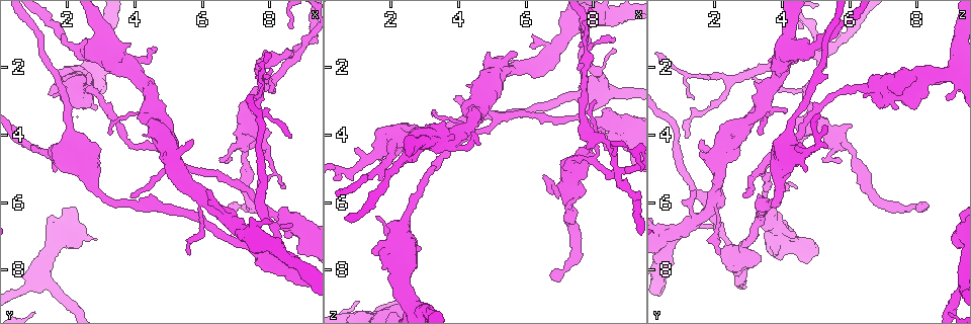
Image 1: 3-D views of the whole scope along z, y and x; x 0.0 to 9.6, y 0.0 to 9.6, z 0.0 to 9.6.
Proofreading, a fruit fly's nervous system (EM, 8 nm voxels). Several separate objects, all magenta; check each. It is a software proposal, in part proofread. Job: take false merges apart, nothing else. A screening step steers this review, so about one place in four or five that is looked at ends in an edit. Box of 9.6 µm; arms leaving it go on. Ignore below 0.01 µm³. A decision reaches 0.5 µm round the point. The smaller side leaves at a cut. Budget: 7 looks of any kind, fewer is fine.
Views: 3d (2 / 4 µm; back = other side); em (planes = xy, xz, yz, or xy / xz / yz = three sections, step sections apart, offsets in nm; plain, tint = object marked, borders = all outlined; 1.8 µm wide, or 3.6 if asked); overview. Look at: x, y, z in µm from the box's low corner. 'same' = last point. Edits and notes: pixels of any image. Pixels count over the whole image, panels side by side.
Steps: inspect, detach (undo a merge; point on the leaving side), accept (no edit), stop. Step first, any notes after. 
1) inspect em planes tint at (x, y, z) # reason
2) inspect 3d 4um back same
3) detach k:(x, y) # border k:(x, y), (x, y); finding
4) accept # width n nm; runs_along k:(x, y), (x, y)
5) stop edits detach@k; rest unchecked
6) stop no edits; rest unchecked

inspect em 3.6um yz step 4 tint at (2.40, 4.75, 3.95) # sudden change in width

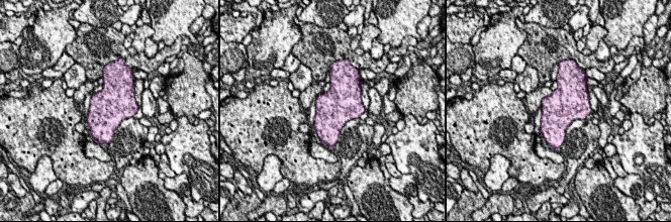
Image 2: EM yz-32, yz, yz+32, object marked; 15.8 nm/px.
inspect em 3.6um xz step 16 tint same

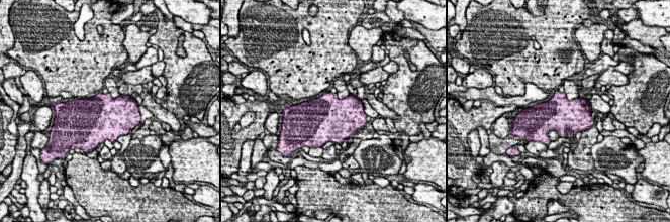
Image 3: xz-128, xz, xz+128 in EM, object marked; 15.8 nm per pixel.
accept # continuous, no second cell

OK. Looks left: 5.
inspect em planes tint at (6.05, 5.95, 1.95) # thick turns thin

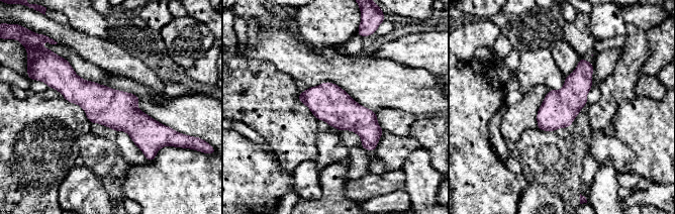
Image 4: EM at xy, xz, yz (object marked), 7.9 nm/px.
accept # all the same cell

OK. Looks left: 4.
inspect em xz step 16 tint at (8.70, 1.70, 5.05) # looks like a crossing

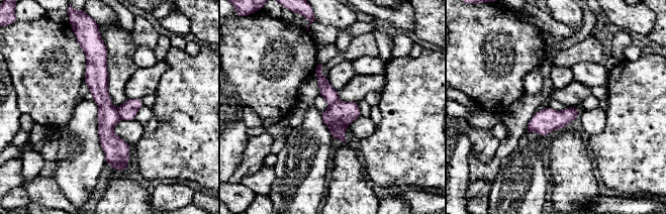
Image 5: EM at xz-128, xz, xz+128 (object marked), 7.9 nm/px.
inspect em planes borders same

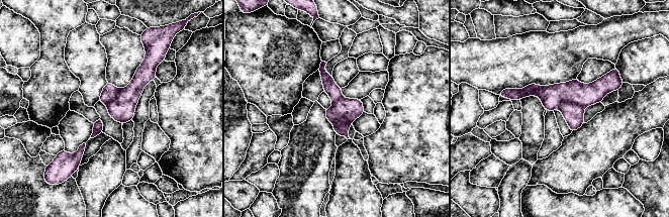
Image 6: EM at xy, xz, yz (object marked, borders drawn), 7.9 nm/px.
detach 6:(585, 95) # border 6:(583, 107), (562, 102), (557, 108); two cells meet here

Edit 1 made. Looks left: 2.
stop edits detach@6; rest unchecked

